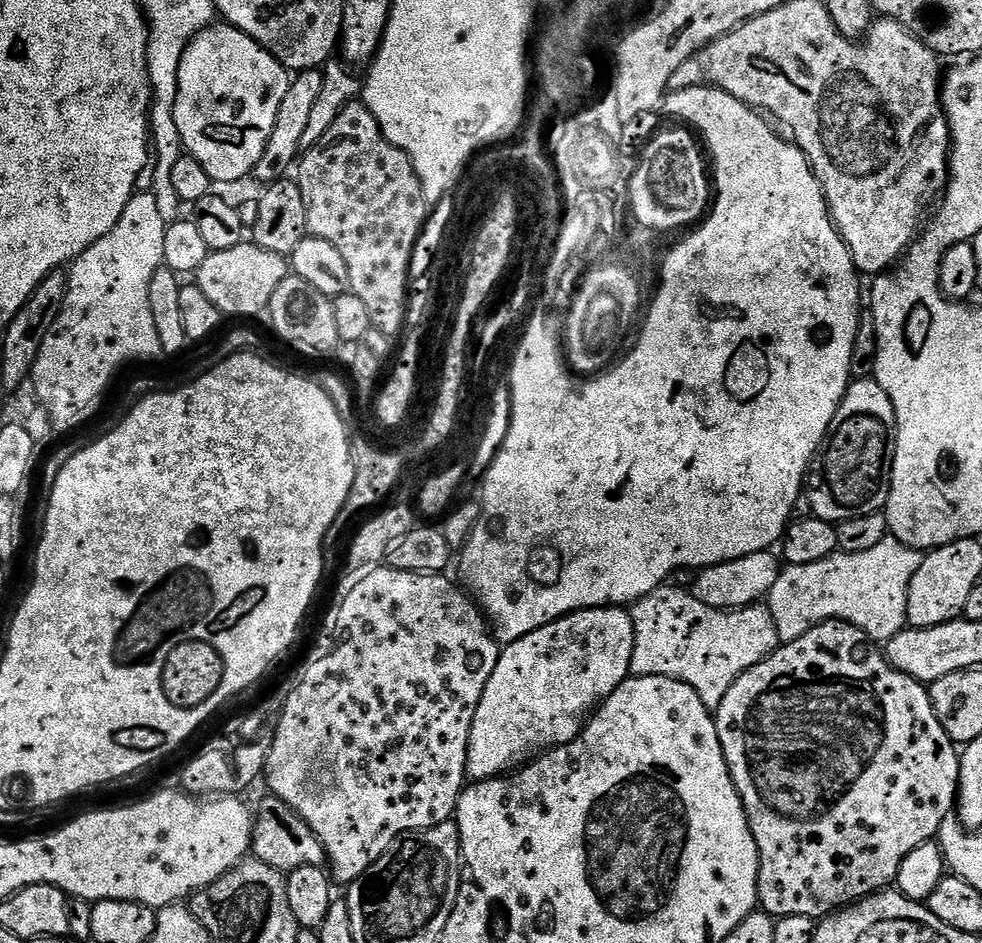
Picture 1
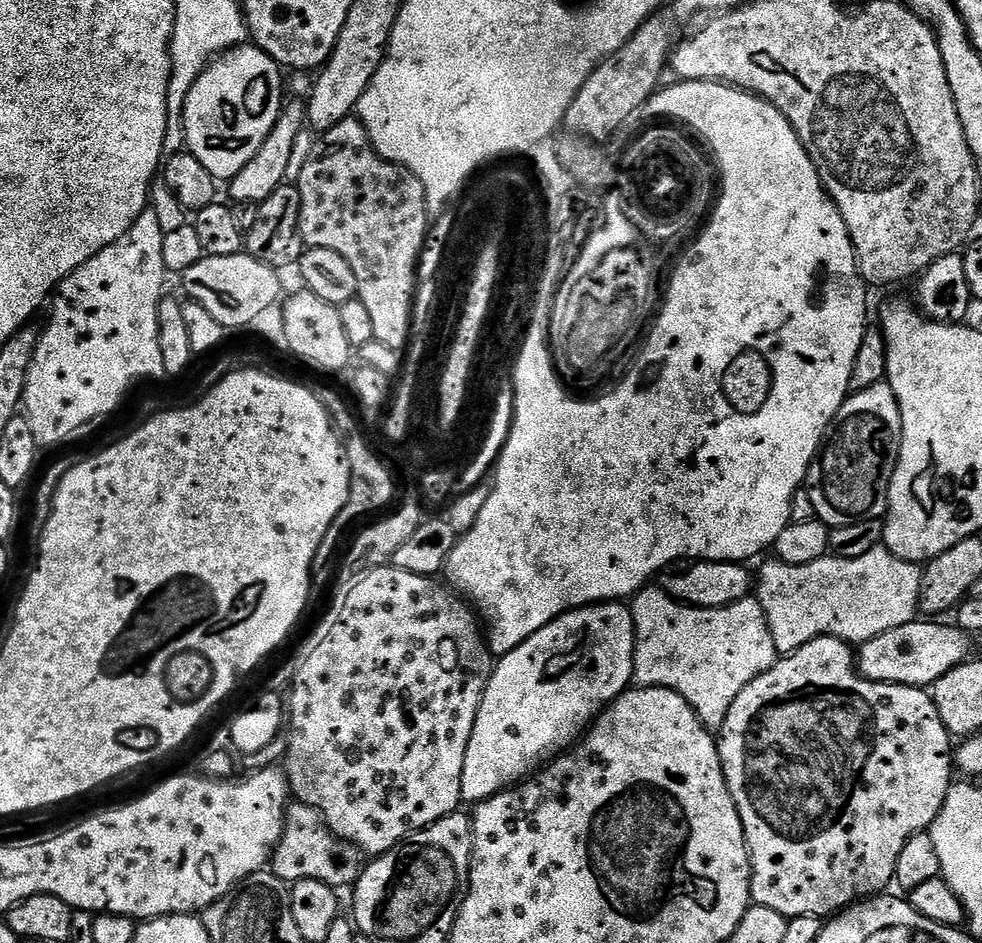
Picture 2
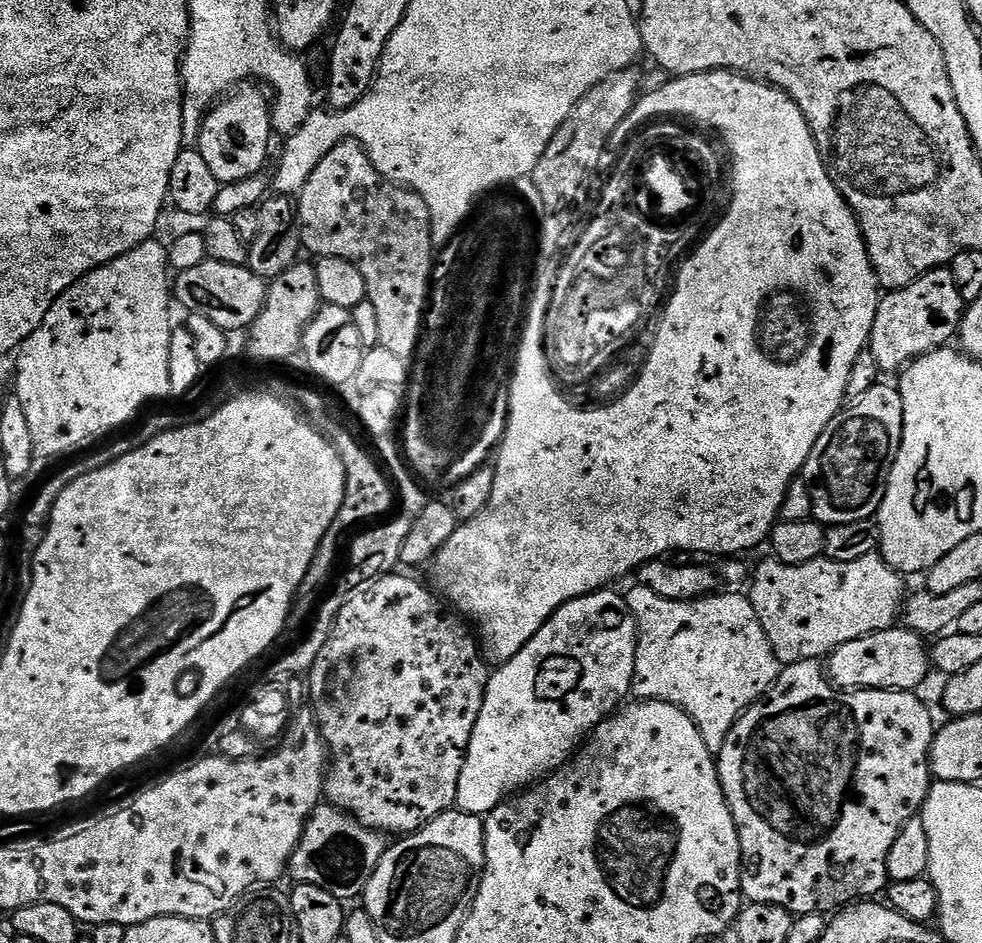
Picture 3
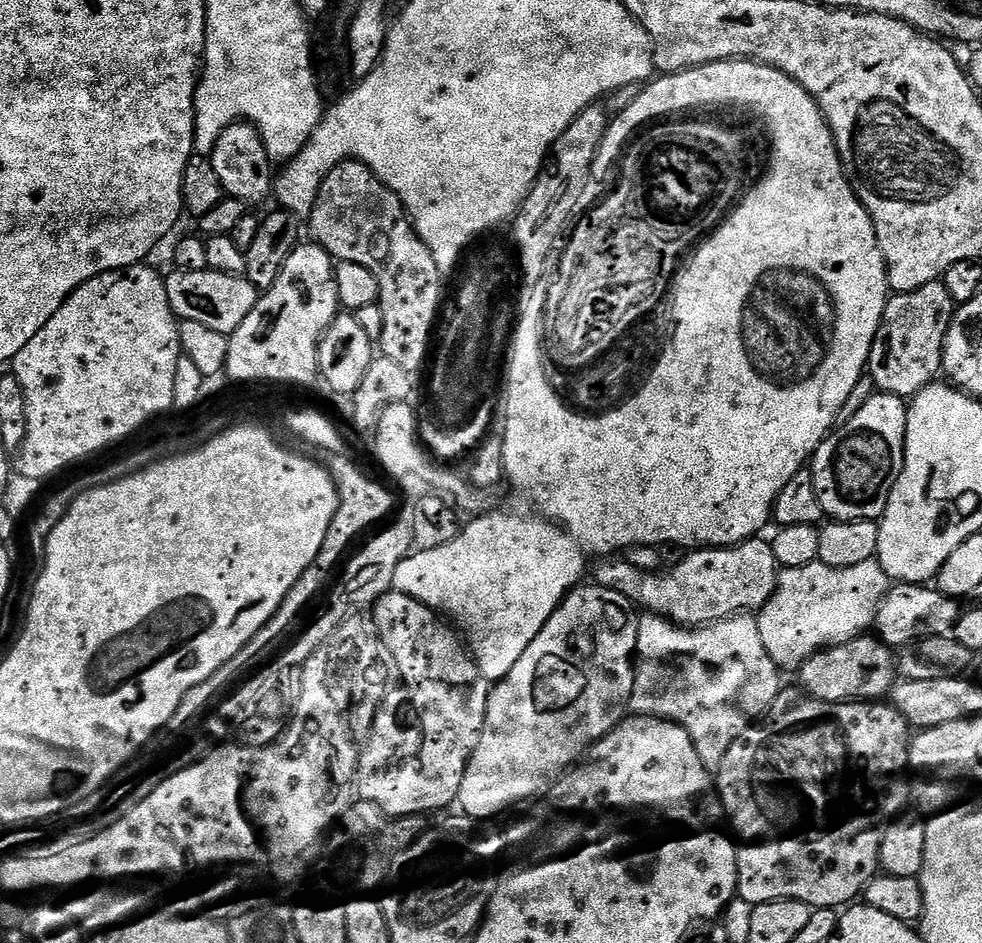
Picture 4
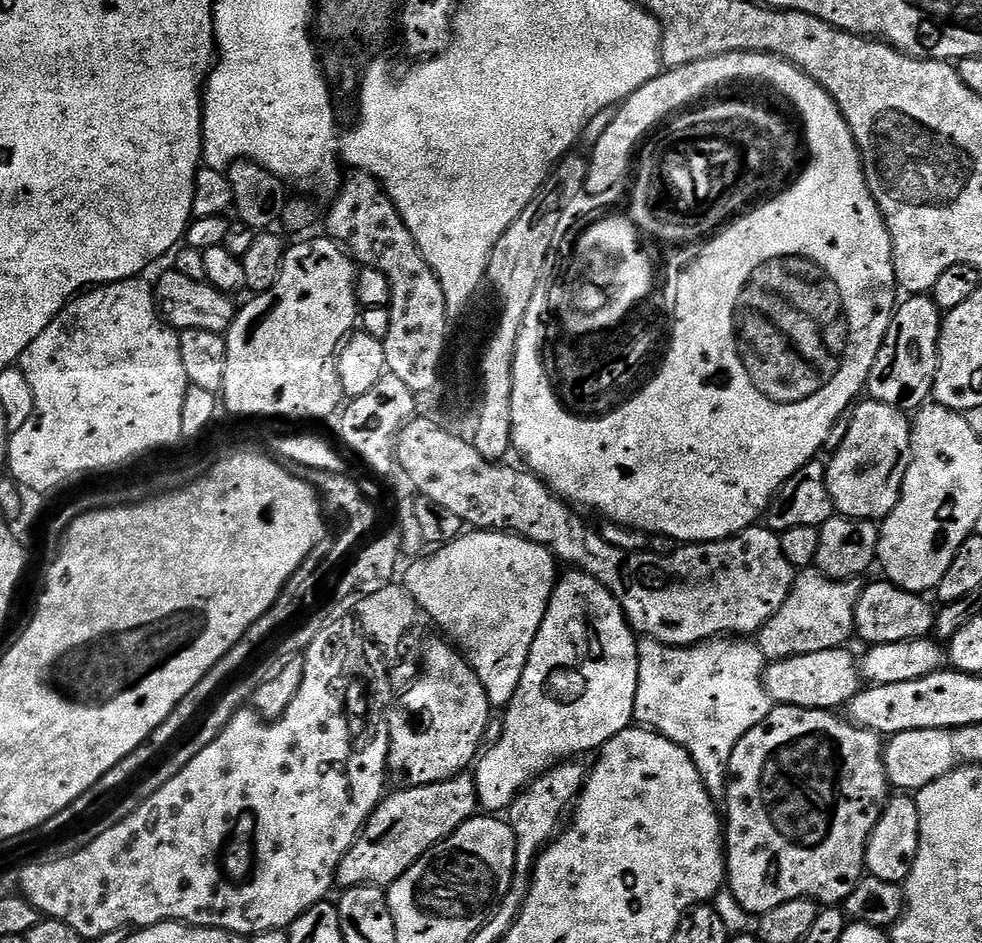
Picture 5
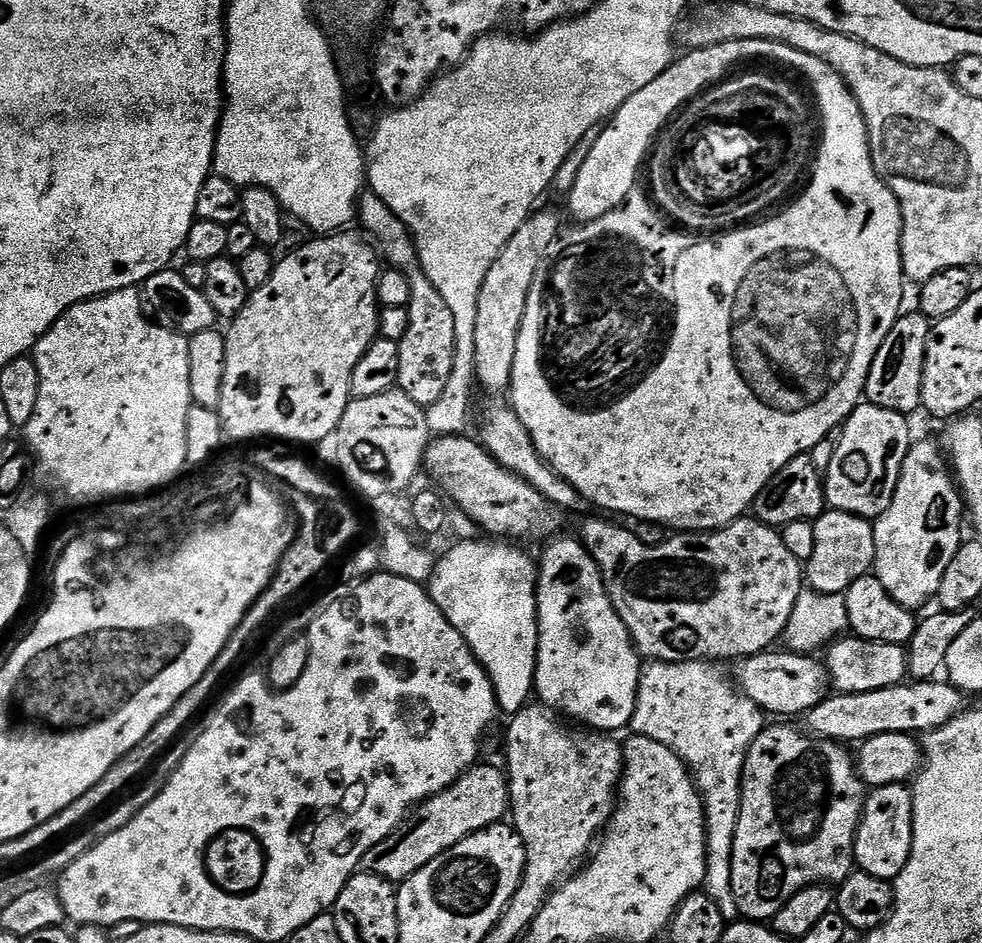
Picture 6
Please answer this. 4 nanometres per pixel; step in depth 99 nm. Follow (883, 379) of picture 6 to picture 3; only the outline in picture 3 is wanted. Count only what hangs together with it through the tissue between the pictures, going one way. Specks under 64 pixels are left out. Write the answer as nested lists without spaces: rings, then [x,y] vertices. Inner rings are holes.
[[[951,267],[935,268],[926,274],[922,274],[910,286],[889,291],[883,297],[876,311],[874,326],[870,337],[870,353],[876,359],[876,364],[884,372],[896,372],[908,367],[913,360],[932,352],[936,348],[943,348],[948,340],[960,331],[960,324],[964,321],[966,305],[962,294],[958,294],[958,285],[954,282],[954,274]]]

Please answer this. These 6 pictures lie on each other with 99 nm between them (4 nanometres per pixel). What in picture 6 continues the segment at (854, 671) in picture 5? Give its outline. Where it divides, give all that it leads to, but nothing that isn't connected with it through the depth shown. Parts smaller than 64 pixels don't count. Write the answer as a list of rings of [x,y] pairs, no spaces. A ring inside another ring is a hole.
[[[769,650],[753,656],[745,656],[735,665],[734,683],[750,702],[754,702],[764,713],[772,718],[803,717],[818,706],[830,694],[830,681],[827,671],[813,655]]]

